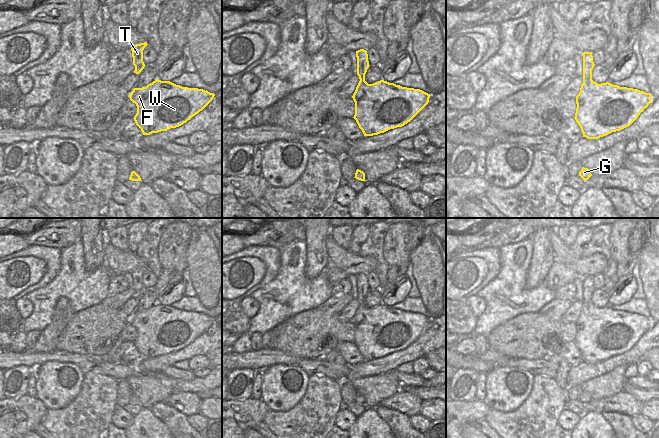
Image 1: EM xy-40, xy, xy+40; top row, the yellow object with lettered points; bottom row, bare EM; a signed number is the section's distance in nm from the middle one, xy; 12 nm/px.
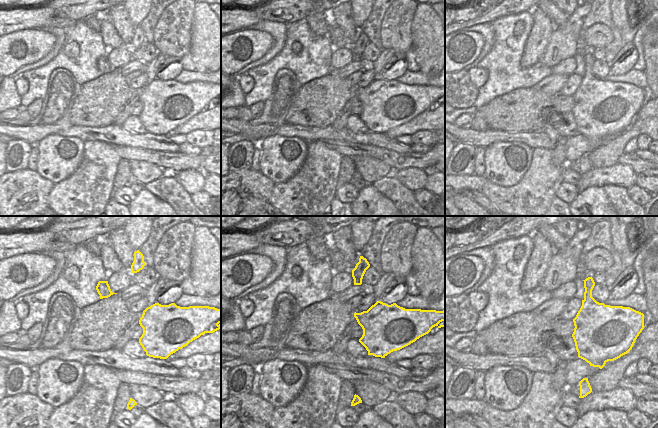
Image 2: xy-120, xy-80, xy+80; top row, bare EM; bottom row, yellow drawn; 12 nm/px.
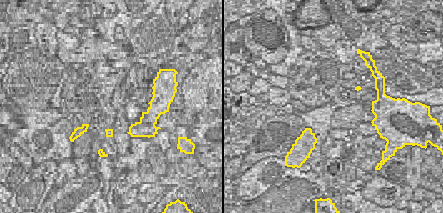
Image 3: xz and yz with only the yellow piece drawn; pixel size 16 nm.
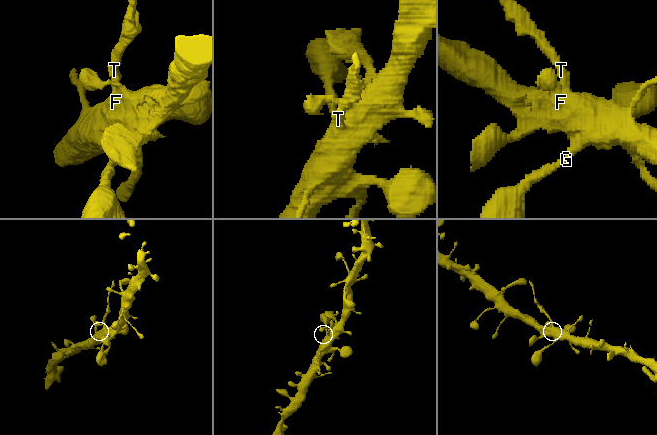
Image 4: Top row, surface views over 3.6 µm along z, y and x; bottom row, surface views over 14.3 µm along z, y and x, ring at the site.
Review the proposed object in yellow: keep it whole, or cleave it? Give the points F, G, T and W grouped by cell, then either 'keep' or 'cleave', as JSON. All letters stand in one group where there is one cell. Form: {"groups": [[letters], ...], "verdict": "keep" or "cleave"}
{"groups": [["F", "G", "W"], ["T"]], "verdict": "cleave"}

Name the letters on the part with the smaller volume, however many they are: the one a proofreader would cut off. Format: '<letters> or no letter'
T.

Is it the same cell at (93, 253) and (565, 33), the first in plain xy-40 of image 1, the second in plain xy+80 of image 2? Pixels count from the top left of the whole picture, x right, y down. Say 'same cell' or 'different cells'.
different cells

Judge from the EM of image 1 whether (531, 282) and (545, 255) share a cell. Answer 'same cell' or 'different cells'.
same cell

